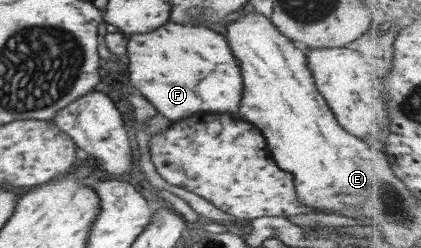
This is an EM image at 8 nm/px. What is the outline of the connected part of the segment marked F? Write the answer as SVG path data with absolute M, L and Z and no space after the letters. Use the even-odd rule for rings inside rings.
M167 20L164 25L160 25L160 29L154 29L152 33L130 35L126 38L129 85L159 114L176 122L194 113L214 112L232 115L234 111L238 112L242 99L242 75L228 43L224 41L222 31L218 35L206 27L174 25L172 21Z

